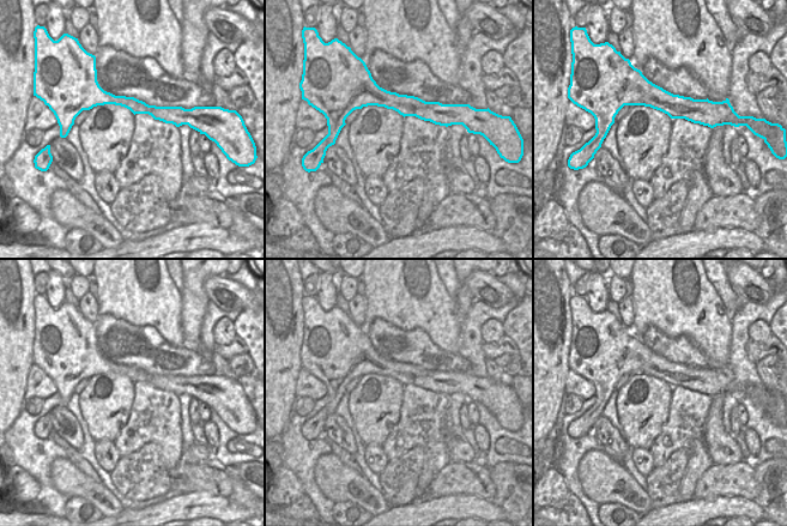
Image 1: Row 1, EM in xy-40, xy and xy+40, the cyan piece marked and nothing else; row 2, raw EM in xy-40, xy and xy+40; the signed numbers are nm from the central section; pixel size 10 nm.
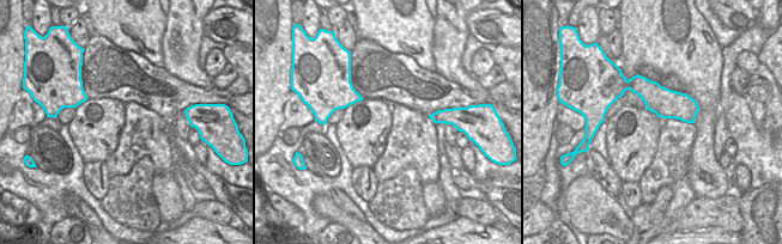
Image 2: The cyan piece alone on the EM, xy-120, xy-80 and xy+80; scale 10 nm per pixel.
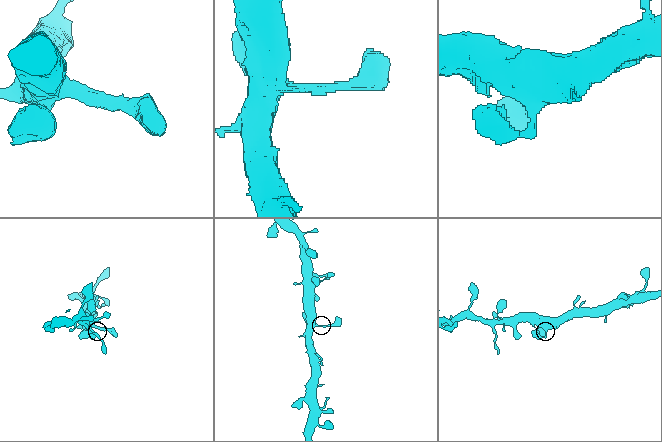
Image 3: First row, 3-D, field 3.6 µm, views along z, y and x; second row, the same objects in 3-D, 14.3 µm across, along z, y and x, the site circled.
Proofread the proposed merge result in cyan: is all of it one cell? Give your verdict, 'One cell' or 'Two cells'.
One cell.

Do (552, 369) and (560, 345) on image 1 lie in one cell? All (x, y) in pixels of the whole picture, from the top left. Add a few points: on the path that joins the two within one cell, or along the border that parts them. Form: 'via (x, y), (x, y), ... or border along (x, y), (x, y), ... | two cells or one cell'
via (552, 363), (554, 351) | one cell

